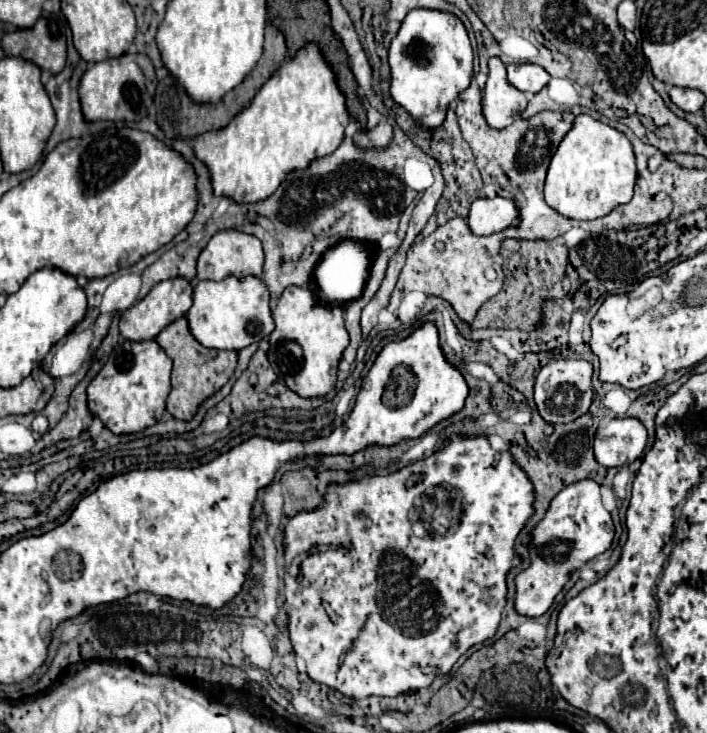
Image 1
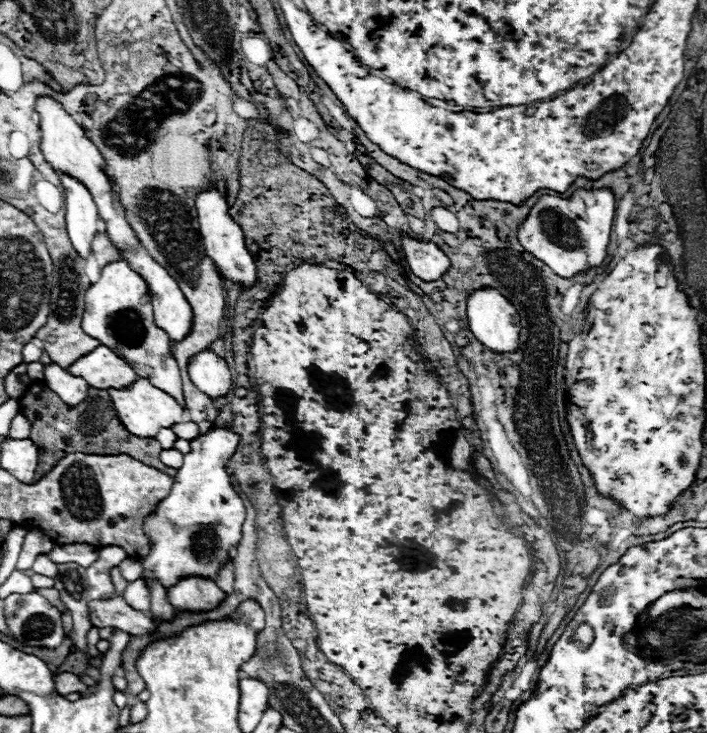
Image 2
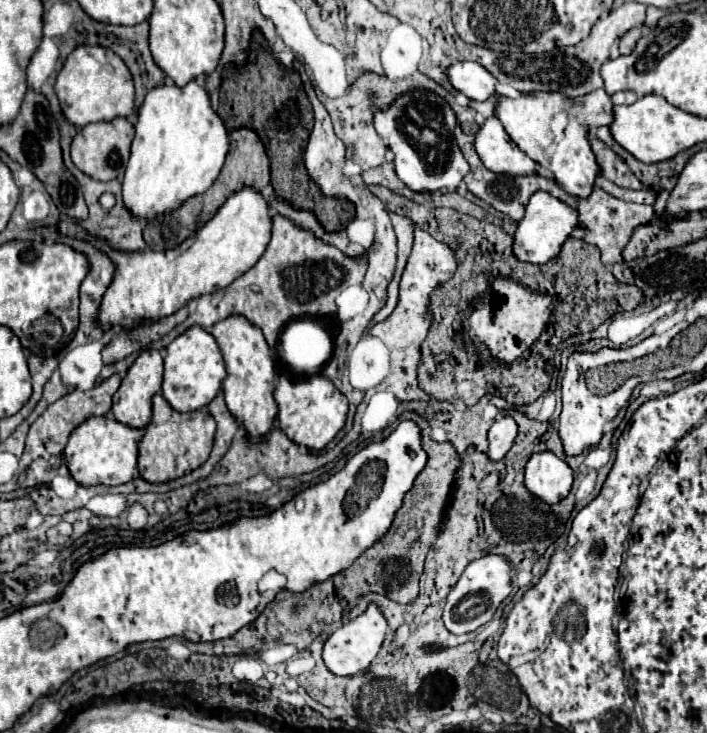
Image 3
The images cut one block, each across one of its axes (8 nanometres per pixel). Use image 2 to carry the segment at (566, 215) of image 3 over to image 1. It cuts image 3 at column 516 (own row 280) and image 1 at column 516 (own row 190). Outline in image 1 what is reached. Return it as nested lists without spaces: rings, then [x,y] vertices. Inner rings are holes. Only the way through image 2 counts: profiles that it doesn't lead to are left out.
[[[478,198],[470,206],[468,224],[474,234],[494,234],[508,228],[518,218],[518,208],[510,198]]]

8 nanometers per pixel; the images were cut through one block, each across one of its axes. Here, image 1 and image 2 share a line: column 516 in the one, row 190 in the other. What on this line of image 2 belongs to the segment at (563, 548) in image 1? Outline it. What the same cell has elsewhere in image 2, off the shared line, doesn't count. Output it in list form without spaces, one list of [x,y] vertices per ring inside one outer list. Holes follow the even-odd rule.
[[[578,188],[570,198],[540,196],[526,220],[518,226],[520,244],[558,276],[572,278],[588,266],[600,266],[606,258],[614,218],[614,194],[610,188]]]

